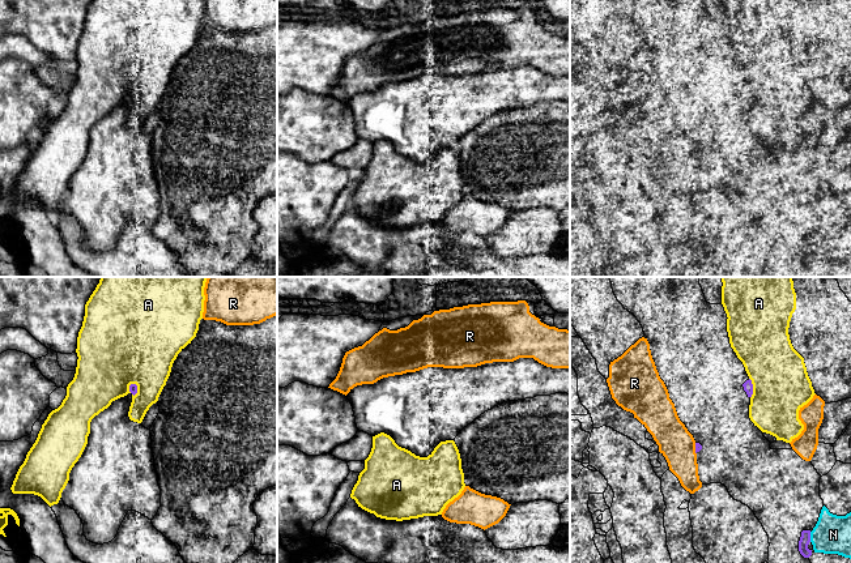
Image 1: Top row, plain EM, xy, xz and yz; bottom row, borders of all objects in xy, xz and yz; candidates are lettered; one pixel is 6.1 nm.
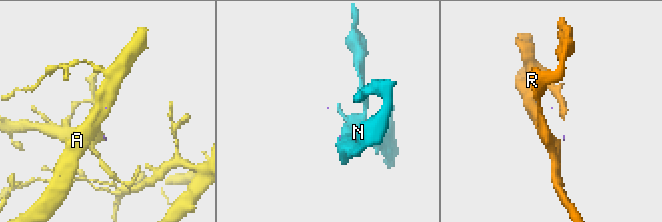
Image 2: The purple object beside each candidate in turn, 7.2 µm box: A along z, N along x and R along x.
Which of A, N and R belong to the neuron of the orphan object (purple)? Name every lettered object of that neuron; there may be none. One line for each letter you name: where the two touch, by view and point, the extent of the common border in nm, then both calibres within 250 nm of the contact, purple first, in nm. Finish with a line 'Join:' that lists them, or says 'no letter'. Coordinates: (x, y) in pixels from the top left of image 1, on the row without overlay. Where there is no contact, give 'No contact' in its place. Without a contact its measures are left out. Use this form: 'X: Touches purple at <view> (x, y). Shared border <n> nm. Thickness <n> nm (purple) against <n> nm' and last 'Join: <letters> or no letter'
Join: no letter

